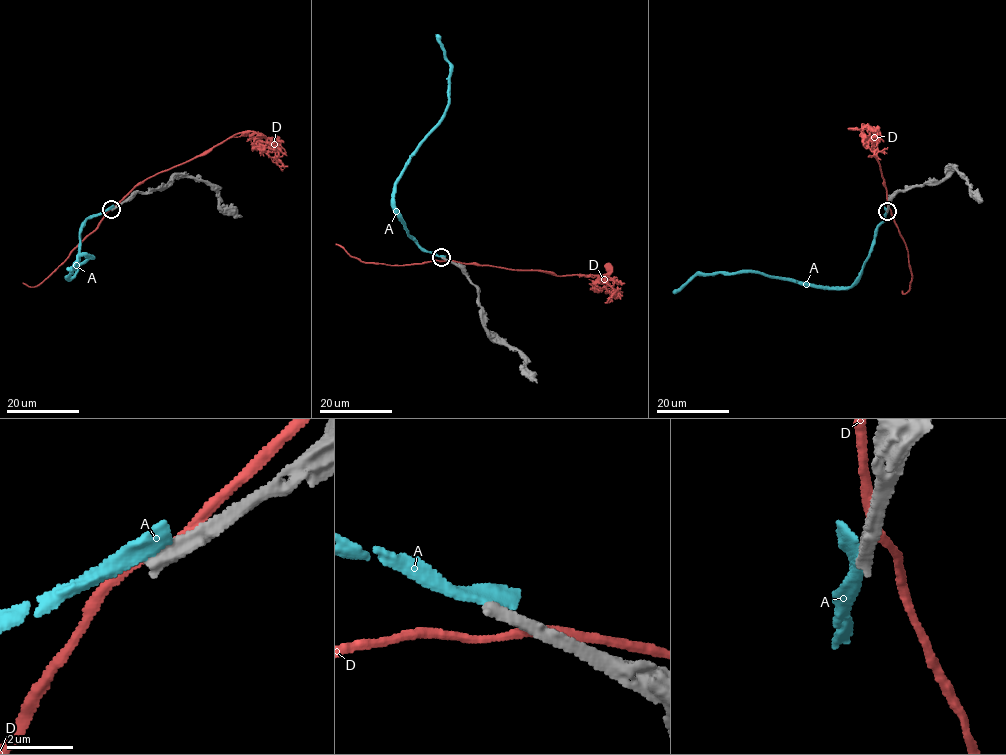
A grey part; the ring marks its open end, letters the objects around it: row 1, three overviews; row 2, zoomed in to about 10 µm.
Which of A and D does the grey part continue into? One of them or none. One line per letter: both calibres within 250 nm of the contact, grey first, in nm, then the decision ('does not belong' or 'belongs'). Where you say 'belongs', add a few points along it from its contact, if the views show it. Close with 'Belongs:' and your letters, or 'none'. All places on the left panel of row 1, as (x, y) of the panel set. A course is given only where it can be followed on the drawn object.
A: calibres 500 and 480 nm; does not belong
D: calibres 380 and 280 nm; does not belong
Belongs: none

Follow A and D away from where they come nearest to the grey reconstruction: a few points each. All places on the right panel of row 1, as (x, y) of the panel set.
A: (887, 210), (862, 273), (849, 287), (810, 286), (753, 272), (737, 272), (689, 277), (674, 293)
D: (887, 207), (880, 165), (871, 148), (873, 141), (861, 124), (877, 134), (878, 149), (888, 147)

